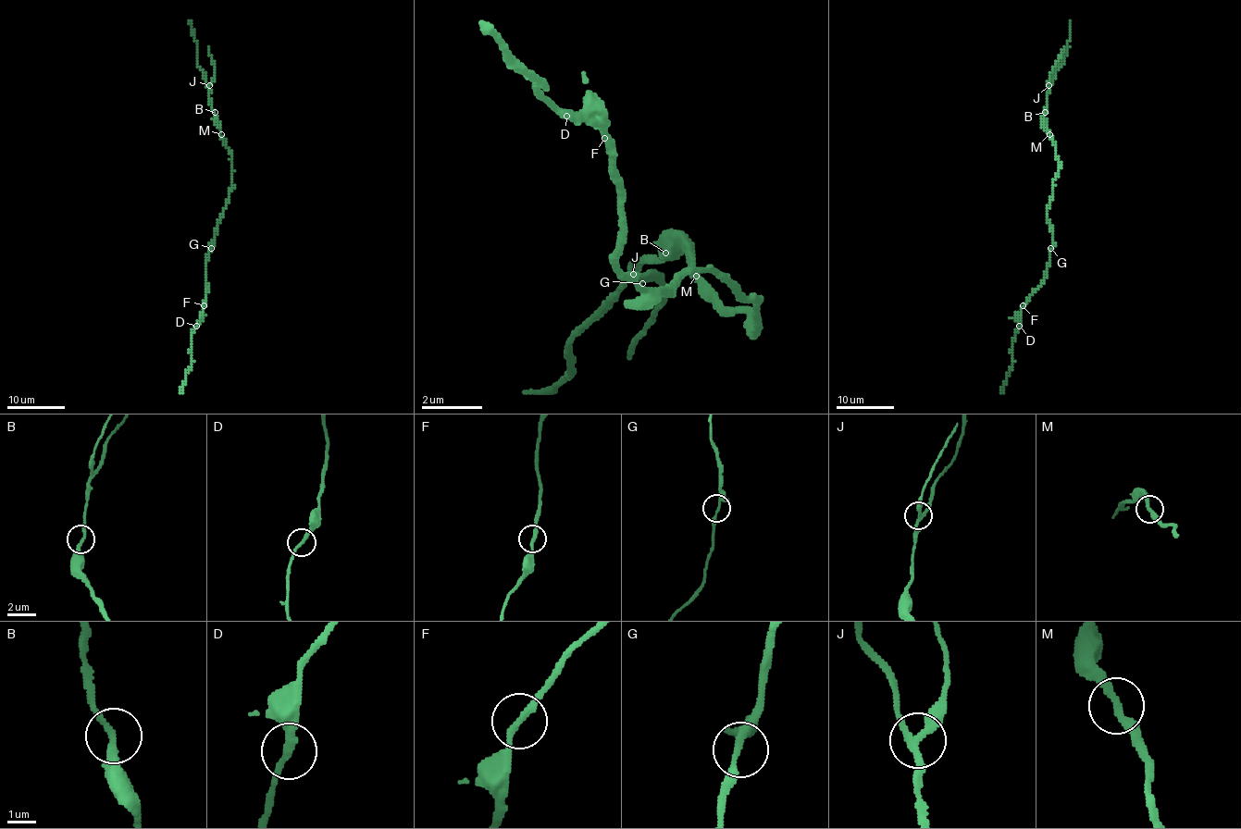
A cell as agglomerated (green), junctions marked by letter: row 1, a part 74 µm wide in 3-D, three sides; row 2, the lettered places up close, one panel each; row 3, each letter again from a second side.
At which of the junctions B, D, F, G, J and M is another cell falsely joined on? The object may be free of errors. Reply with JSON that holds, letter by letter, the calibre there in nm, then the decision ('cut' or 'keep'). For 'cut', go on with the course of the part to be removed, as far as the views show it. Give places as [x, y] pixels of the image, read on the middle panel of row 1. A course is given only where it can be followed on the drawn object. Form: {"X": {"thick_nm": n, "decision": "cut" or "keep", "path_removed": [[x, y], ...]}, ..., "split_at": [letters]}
{"B": {"thick_nm": 240, "decision": "keep"}, "D": {"thick_nm": 240, "decision": "keep"}, "F": {"thick_nm": 240, "decision": "keep"}, "G": {"thick_nm": 200, "decision": "keep"}, "J": {"thick_nm": 240, "decision": "cut", "path_removed": [[635, 276], [665, 298], [627, 359]]}, "M": {"thick_nm": 240, "decision": "keep"}, "split_at": ["J"]}

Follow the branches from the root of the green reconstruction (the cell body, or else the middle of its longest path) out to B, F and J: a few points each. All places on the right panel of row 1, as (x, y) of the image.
B: (1048, 207), (1059, 161), (1053, 140), (1045, 125), (1045, 112)
F: (1048, 207), (1052, 250), (1046, 278), (1023, 305)
J: (1048, 207), (1059, 168), (1056, 147), (1045, 125), (1049, 85)

